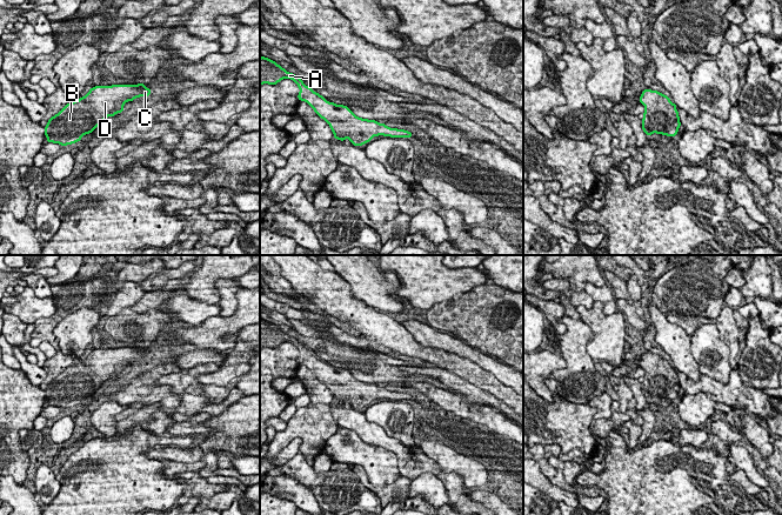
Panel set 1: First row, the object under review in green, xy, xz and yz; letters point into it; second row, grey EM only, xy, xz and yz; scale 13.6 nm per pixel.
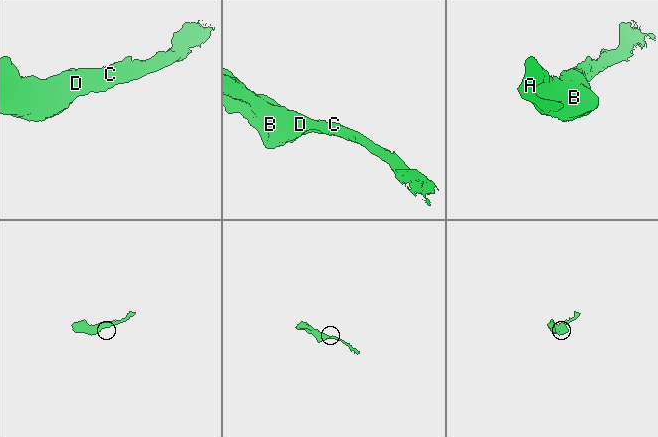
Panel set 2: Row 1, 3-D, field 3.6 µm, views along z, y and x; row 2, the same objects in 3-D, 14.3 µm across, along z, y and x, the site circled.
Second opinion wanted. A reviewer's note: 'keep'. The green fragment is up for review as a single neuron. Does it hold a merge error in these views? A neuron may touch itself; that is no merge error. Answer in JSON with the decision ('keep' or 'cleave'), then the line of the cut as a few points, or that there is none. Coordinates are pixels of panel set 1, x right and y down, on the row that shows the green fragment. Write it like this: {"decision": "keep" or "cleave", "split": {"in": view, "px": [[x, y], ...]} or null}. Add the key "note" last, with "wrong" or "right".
{"decision": "keep", "split": null, "note": "right"}

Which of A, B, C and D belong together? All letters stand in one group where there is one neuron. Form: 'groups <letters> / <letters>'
groups A B C D

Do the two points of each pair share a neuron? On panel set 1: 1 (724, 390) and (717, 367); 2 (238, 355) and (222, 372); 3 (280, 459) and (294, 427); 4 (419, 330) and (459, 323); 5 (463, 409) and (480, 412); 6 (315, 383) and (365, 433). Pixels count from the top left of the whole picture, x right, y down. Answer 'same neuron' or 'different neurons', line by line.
1: different neurons
2: same neuron
3: different neurons
4: different neurons
5: same neuron
6: different neurons

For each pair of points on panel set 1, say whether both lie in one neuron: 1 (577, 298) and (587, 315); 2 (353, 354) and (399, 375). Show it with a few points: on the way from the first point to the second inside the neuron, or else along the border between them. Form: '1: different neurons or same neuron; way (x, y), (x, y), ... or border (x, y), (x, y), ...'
1: different neurons; border (594, 302), (589, 308), (583, 306), (576, 307)
2: same neuron; way (365, 366), (372, 370), (387, 373)

